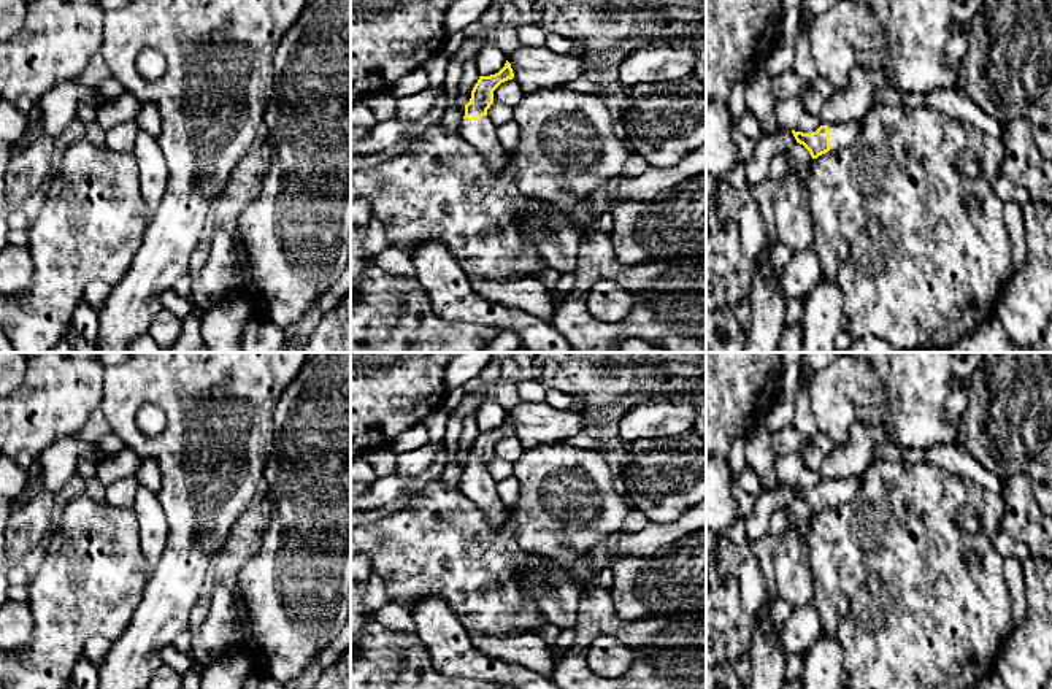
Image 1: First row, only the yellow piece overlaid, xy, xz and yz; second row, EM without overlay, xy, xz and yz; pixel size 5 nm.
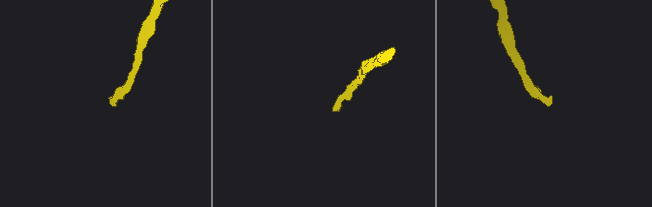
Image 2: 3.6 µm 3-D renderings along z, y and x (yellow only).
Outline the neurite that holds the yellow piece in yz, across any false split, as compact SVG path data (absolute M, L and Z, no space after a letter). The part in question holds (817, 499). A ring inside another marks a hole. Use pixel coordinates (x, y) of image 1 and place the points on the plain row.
M863 473L854 478L820 481L812 489L792 486L797 498L803 500L812 514L828 508L830 505L843 505L857 495Z

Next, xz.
M508 416L498 429L479 432L471 446L471 454L465 460L465 472L459 484L460 492L471 498L495 527L505 522L509 508L498 495L497 483L489 475L487 465L493 459L493 446L513 433L514 429Z

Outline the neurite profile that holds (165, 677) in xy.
M162 665L151 676L148 689L181 689L182 687L182 675L173 670L168 665Z

